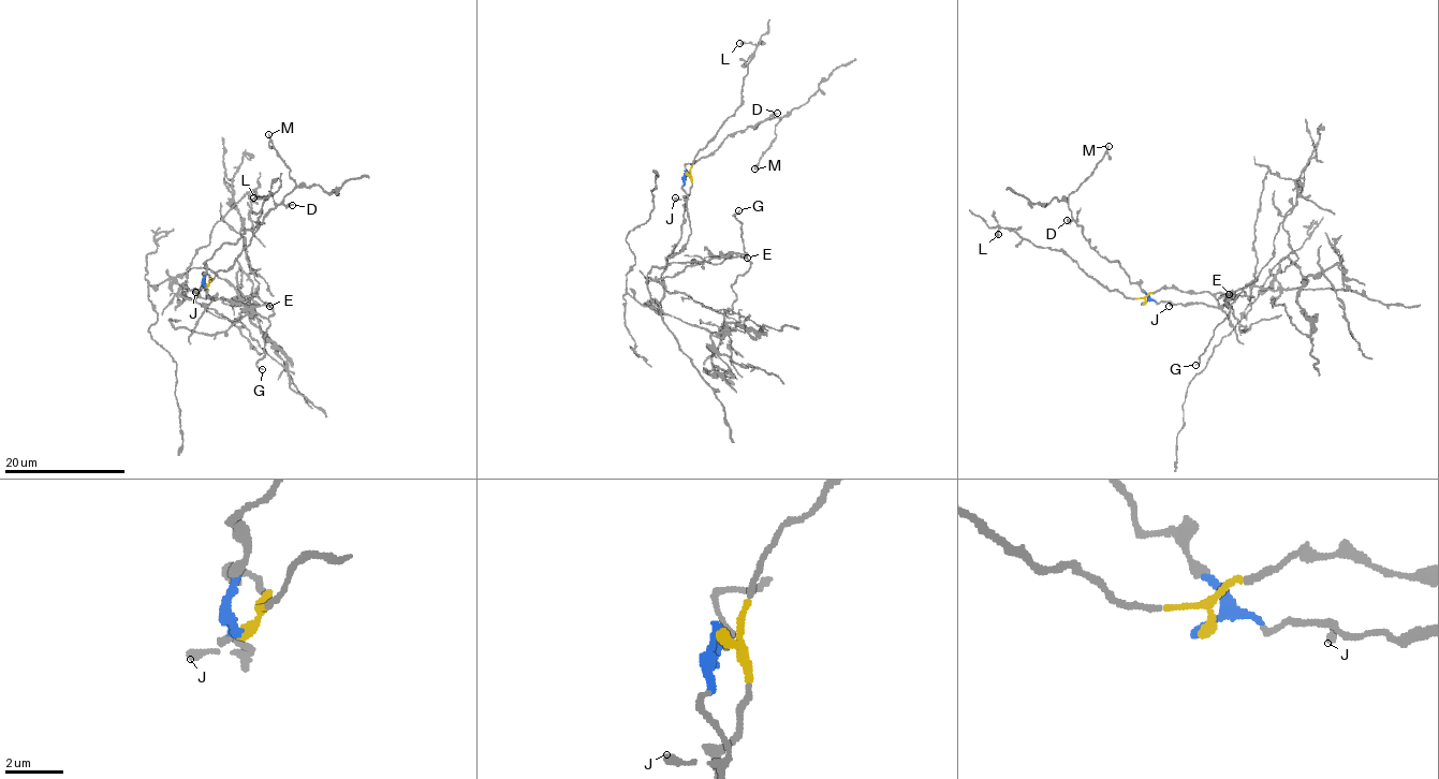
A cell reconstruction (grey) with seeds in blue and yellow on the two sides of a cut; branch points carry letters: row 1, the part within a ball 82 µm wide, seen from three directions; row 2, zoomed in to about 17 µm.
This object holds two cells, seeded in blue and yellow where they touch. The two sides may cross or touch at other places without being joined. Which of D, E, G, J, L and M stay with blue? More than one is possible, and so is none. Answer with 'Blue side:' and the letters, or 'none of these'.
Blue side: D, J, M

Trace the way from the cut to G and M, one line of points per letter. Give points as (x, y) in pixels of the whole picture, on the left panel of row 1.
G: (204, 285), (206, 275), (201, 289), (184, 285), (179, 293), (243, 304), (270, 323), (255, 364), (262, 369)
M: (204, 285), (205, 262), (223, 244), (235, 244), (247, 230), (260, 224), (294, 188), (290, 167), (268, 134)

